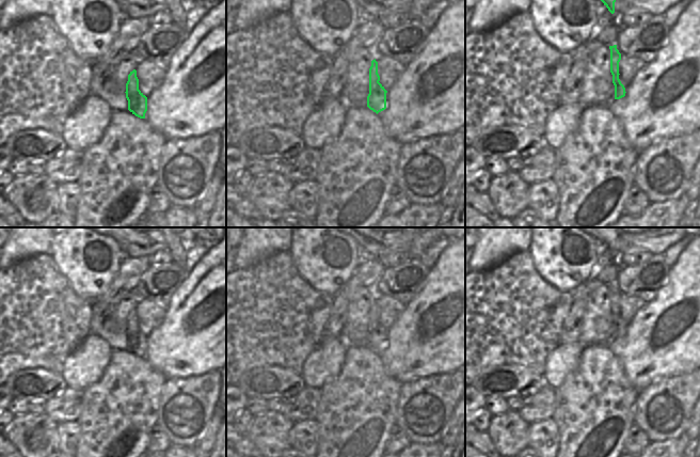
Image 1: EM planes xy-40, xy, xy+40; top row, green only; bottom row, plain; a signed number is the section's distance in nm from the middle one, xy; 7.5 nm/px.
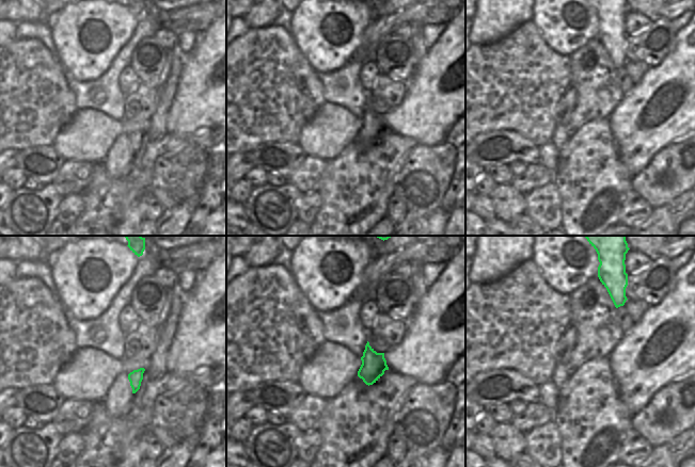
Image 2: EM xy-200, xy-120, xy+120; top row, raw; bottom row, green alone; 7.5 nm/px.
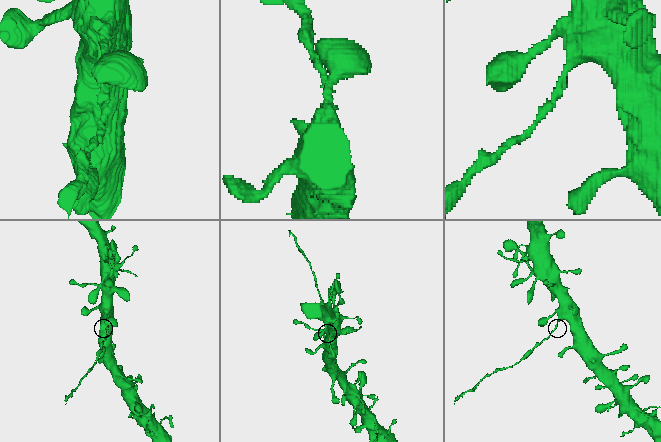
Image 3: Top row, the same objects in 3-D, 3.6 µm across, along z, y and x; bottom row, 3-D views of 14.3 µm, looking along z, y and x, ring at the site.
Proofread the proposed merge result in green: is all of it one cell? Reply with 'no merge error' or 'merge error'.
merge error

